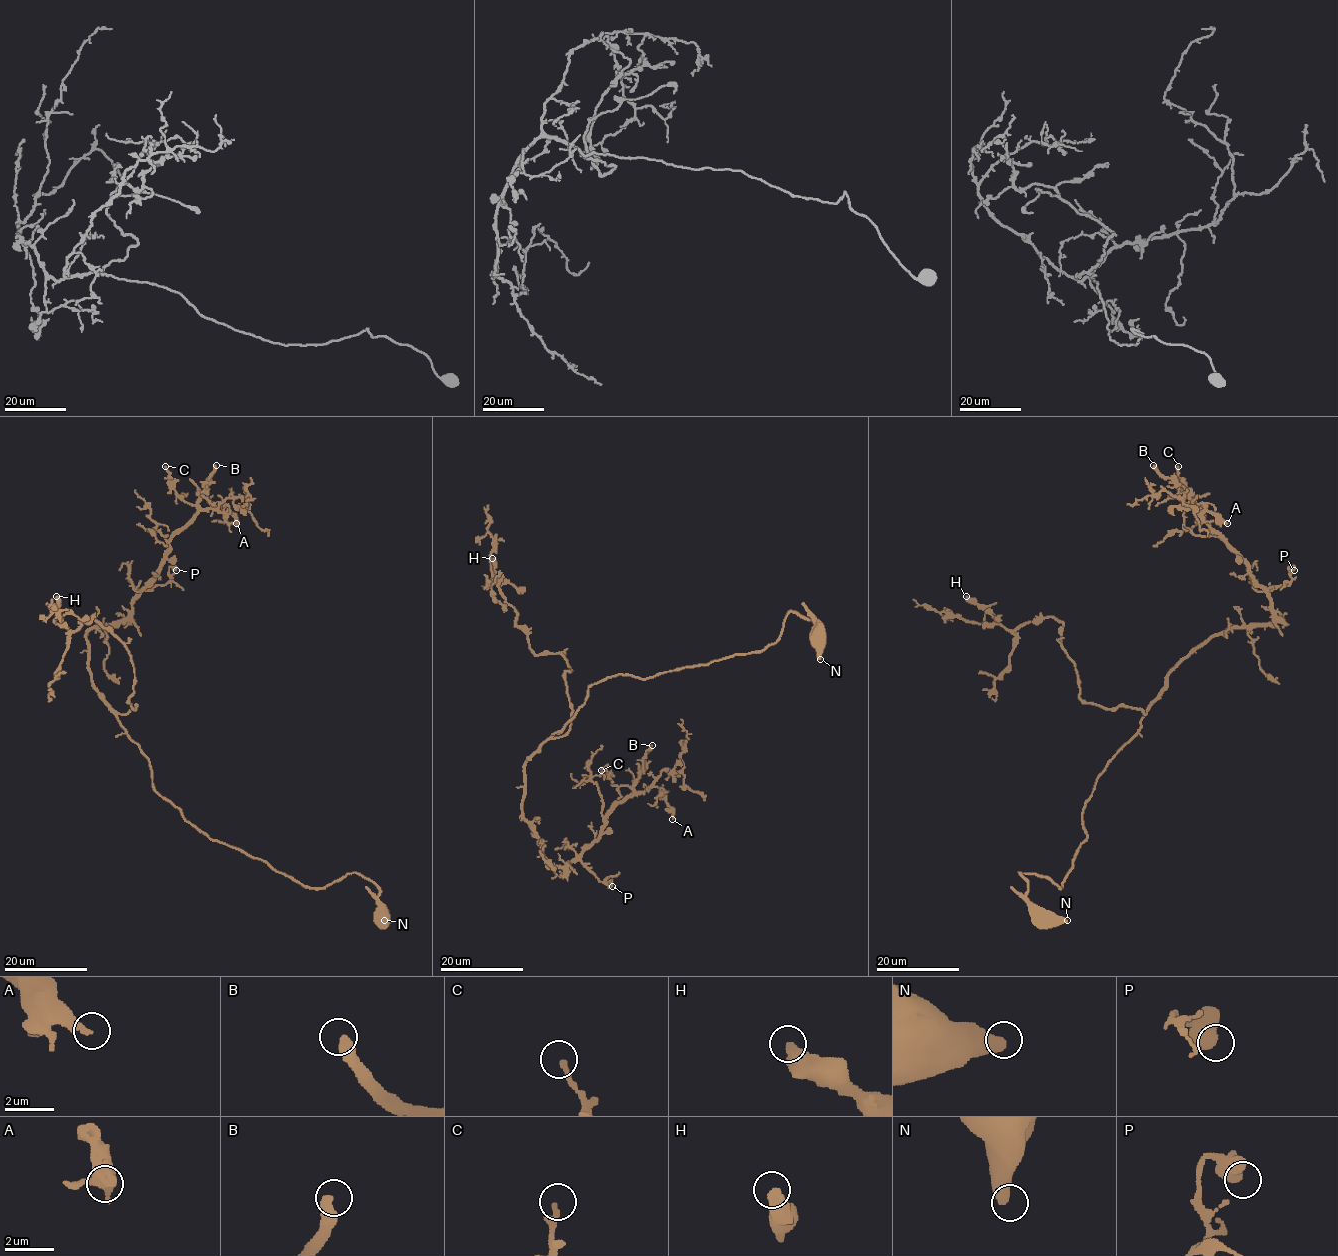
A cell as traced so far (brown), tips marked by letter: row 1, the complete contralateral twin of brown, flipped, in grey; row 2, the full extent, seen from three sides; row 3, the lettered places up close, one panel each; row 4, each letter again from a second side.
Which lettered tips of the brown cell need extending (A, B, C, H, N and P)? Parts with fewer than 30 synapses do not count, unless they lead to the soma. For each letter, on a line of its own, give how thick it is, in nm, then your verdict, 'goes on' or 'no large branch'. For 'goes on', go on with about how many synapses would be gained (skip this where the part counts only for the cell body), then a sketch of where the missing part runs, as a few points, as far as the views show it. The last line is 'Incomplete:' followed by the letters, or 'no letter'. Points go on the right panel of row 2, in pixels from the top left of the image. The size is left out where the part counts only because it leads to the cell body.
A: 260 nm thick; no large branch
B: 440 nm thick; goes on; about 250 synapses
C: 200 nm thick; no large branch
H: 480 nm thick; no large branch
N: 550 nm thick; no large branch
P: 600 nm thick; no large branch
Incomplete: B

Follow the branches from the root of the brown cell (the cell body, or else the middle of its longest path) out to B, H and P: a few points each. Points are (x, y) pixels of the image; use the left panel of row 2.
B: (382, 919), (378, 887), (354, 872), (305, 887), (188, 823), (94, 687), (86, 632), (128, 617), (216, 465)
H: (382, 919), (372, 881), (305, 887), (163, 799), (116, 714), (128, 650), (58, 624), (56, 596)
P: (382, 919), (372, 881), (305, 887), (155, 791), (94, 687), (86, 632), (176, 570)

